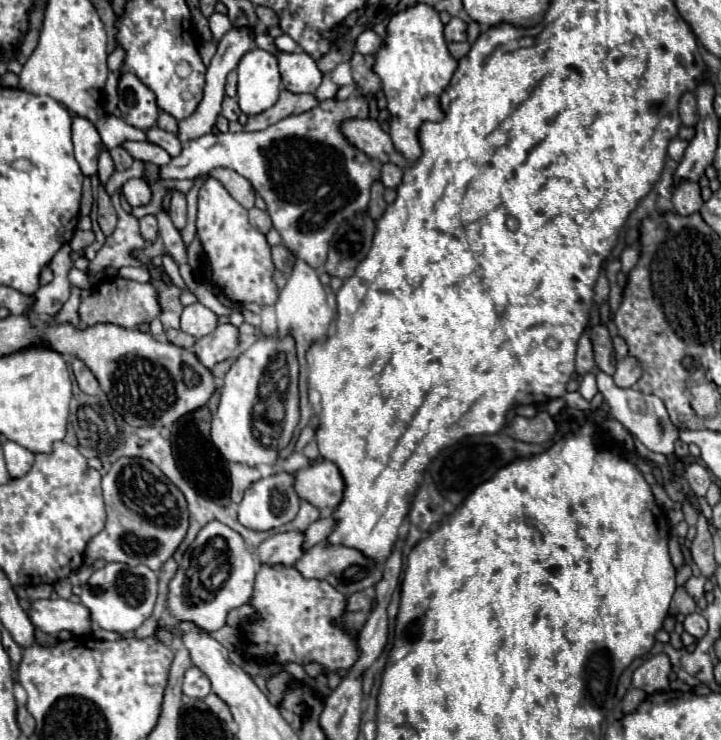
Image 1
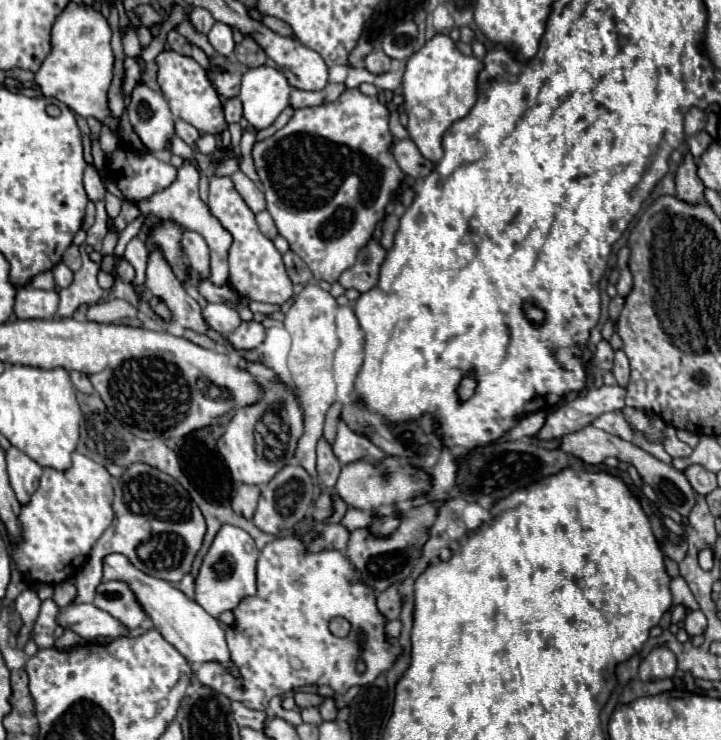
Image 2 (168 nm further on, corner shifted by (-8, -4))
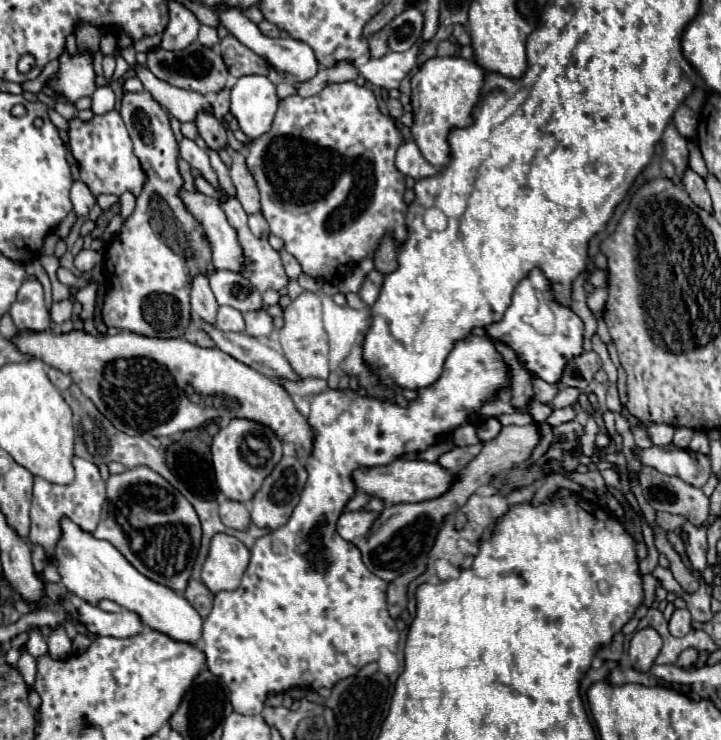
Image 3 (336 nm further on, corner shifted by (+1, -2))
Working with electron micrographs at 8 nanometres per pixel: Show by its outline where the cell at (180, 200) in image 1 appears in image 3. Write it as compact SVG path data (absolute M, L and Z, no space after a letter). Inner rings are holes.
M198 274L192 282L192 312L206 324L216 326L218 302L216 302L216 298L208 286L208 278L204 274Z

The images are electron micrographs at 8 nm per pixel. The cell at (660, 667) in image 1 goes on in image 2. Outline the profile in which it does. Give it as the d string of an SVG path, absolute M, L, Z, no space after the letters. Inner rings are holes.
M655 648L649 652L647 658L643 658L639 666L639 678L643 682L673 678L675 670L677 670L675 654L669 648Z

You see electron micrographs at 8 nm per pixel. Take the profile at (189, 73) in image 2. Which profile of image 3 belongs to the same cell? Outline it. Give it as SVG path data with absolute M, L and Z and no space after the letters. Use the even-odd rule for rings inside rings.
M202 112L202 116L198 116L196 120L196 126L198 126L198 132L202 136L202 140L206 142L206 146L214 152L220 152L222 148L226 148L226 128L216 120L214 114L210 112Z

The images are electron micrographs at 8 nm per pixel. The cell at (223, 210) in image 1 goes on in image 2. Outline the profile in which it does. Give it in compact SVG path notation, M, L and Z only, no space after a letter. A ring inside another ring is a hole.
M213 176L209 182L209 202L207 202L211 214L221 222L223 228L229 230L233 236L231 248L229 248L229 286L235 288L243 298L255 300L255 302L267 302L267 304L285 304L293 298L293 284L285 272L281 254L273 246L269 238L265 238L255 222L255 214L251 208L243 202L239 192L235 190L231 178L217 178Z

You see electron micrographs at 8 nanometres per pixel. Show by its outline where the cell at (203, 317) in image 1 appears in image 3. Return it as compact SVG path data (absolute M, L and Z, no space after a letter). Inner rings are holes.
M220 306L216 326L222 332L244 332L244 314L230 306Z

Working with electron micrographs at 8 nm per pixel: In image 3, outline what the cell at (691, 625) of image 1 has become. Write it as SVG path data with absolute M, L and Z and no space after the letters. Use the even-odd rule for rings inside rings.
M684 608L684 610L674 610L670 622L668 622L668 630L672 636L686 636L690 630L692 630L692 618L690 618L690 612Z

